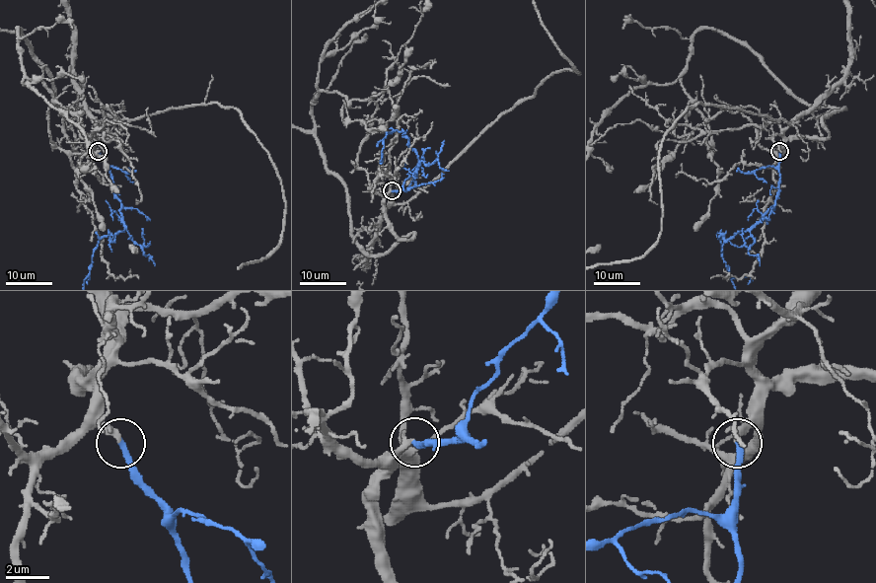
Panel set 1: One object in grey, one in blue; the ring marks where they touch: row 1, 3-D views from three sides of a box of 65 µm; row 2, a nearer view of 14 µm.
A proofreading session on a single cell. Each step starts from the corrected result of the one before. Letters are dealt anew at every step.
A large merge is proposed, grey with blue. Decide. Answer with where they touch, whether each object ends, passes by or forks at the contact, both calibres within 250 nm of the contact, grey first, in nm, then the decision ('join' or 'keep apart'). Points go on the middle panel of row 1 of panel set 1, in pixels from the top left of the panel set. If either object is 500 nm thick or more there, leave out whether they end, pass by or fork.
at (392, 190); grey ends there; blue ends there; 320 nm thick on the grey side, 300 nm on the other; join

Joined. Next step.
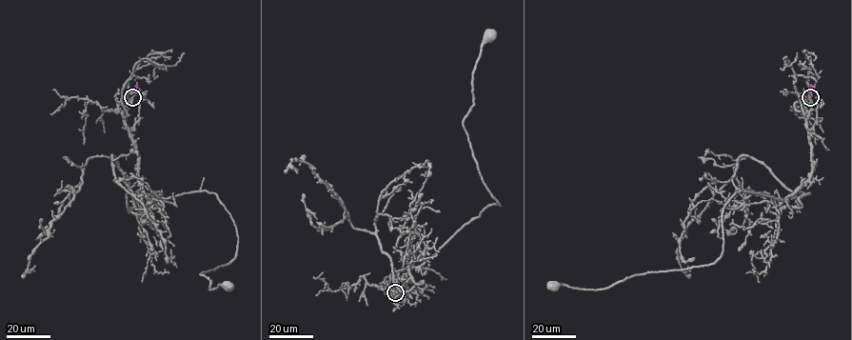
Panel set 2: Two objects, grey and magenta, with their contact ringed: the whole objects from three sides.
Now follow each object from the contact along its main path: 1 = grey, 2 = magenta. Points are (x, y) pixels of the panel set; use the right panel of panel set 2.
1: (810, 97), (811, 174), (783, 200), (735, 193), (714, 262), (604, 289), (553, 286)
2: (810, 97), (816, 83)

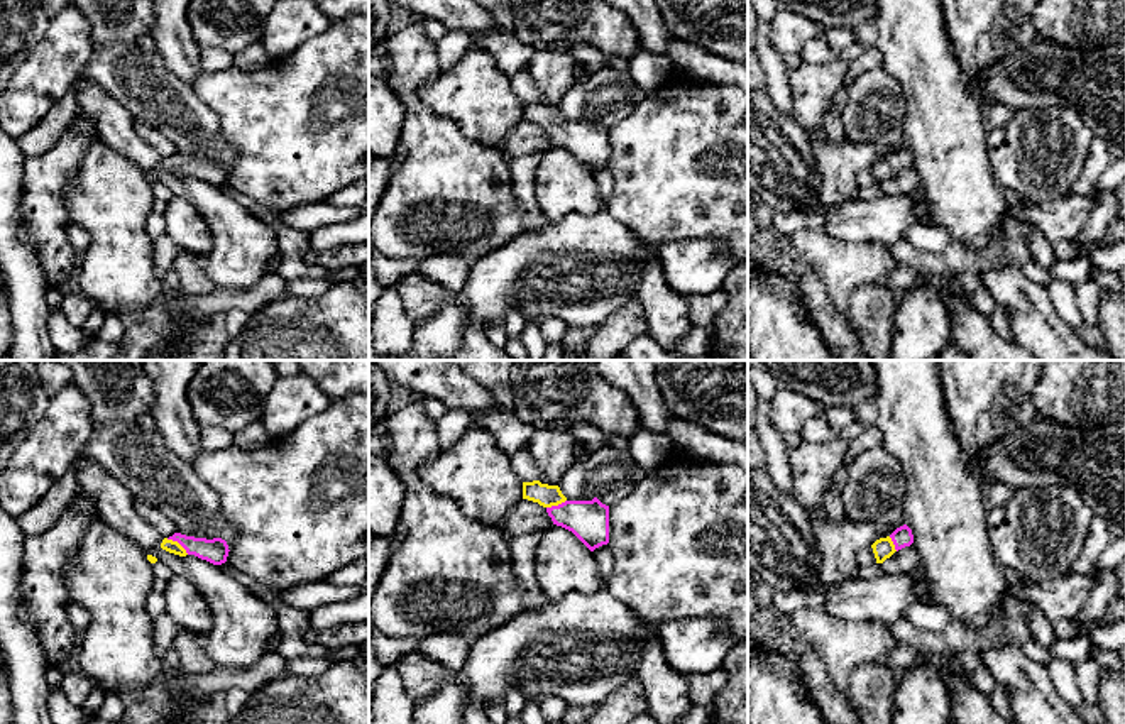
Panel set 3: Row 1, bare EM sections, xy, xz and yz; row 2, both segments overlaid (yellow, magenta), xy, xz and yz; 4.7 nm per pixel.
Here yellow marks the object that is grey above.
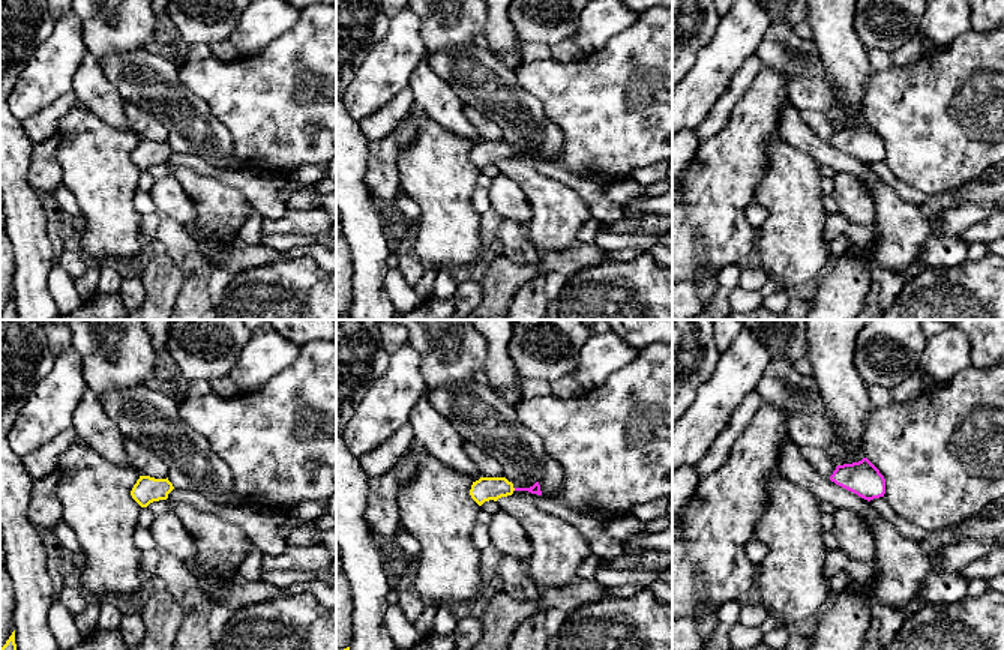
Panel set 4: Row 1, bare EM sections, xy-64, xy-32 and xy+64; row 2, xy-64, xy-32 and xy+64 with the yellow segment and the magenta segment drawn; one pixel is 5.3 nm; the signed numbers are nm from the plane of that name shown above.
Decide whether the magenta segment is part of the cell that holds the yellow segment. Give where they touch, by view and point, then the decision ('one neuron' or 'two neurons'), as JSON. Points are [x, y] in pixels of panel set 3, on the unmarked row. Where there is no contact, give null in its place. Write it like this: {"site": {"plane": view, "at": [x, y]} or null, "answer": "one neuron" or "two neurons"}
{"site": {"plane": "xy", "at": [178, 164]}, "answer": "one neuron"}

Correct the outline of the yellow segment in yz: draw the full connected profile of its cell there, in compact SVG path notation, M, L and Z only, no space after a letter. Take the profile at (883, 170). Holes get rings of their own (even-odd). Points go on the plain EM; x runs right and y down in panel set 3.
M903 145L897 149L890 157L876 161L871 169L876 179L876 184L883 184L895 173L910 167L914 164L912 151Z

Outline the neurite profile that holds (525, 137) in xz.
M521 120L516 123L502 142L502 151L509 159L521 157L528 154L545 154L553 147L546 129L538 123Z

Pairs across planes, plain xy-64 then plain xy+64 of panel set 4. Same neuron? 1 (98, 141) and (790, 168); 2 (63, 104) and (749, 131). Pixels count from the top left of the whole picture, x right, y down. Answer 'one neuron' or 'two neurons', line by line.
1: one neuron
2: two neurons

